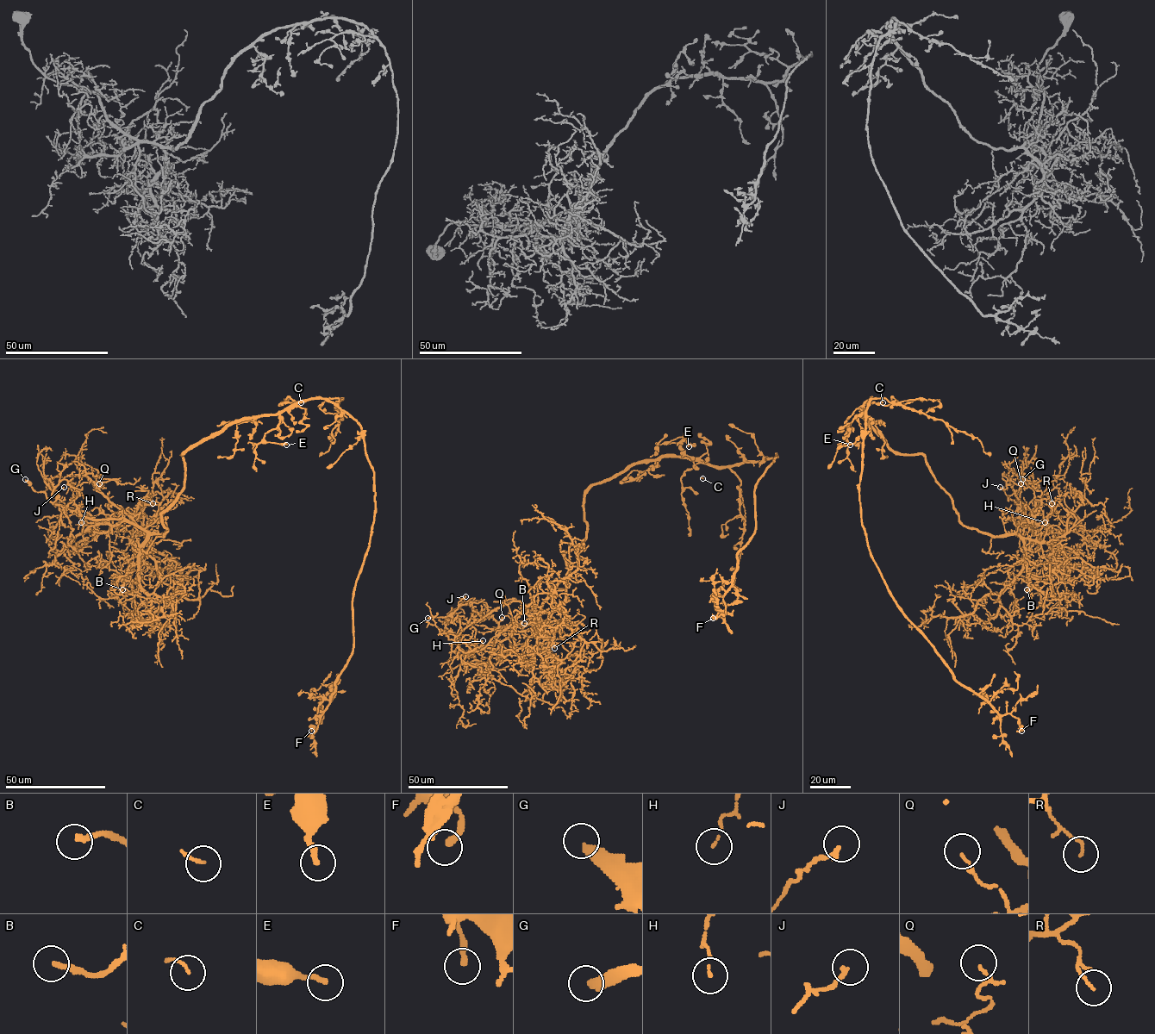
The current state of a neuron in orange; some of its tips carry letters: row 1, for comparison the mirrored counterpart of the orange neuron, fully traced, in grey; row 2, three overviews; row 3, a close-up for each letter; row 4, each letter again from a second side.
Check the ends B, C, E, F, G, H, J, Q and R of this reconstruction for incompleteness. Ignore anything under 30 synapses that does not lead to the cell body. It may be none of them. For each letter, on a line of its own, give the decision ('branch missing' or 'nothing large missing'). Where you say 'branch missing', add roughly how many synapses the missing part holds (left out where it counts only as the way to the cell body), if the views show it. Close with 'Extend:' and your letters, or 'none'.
B: nothing large missing
C: branch missing; 70 synapses
E: nothing large missing
F: nothing large missing
G: branch missing
H: nothing large missing
J: nothing large missing
Q: nothing large missing
R: nothing large missing
Extend: C, G

